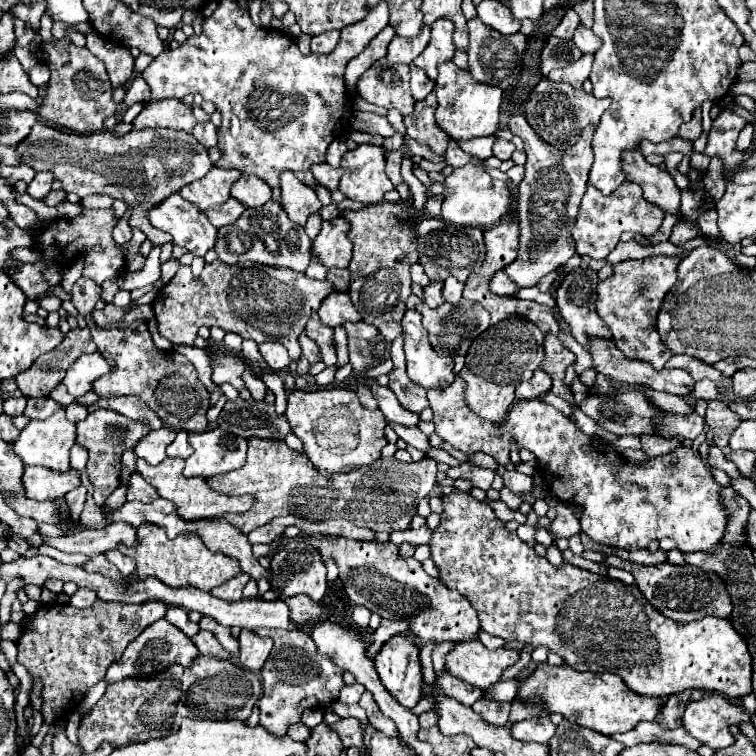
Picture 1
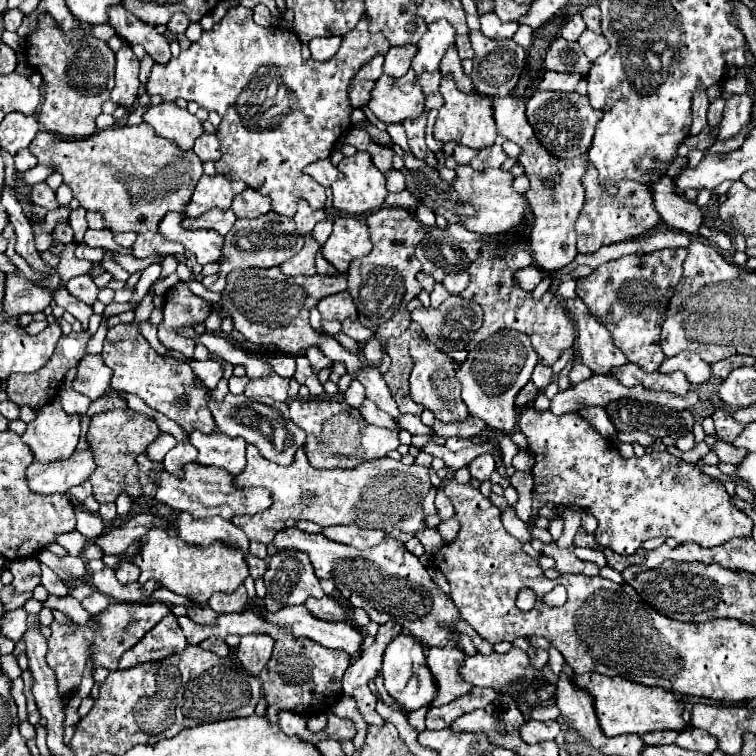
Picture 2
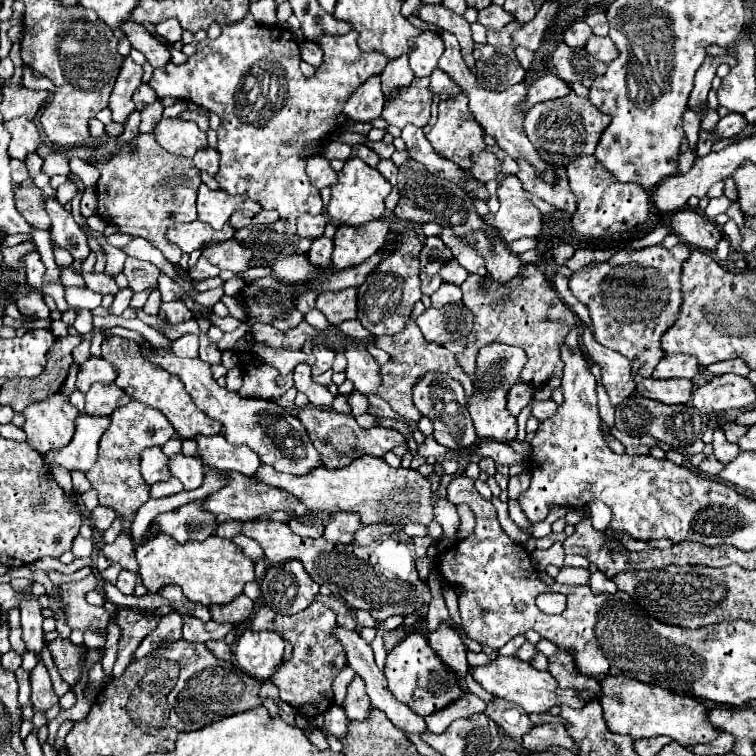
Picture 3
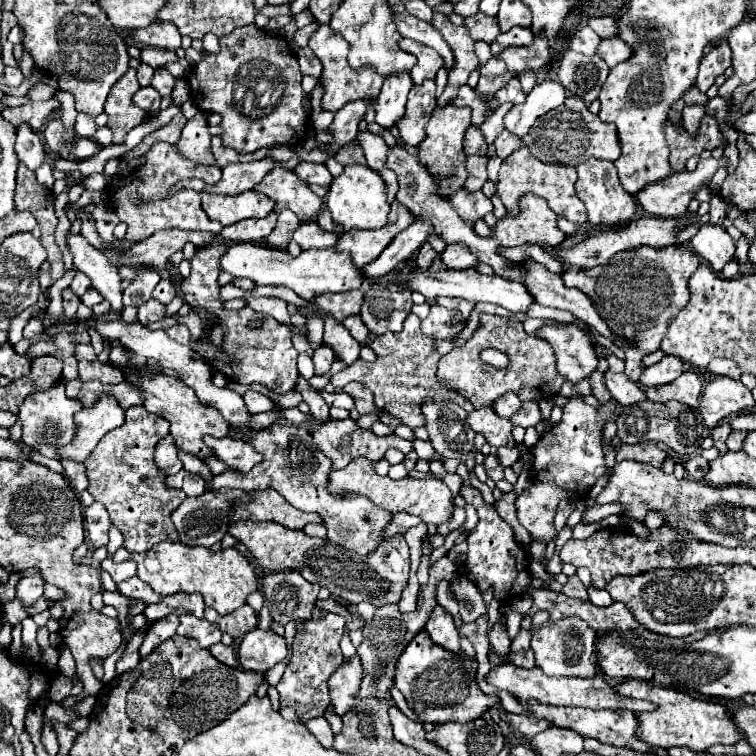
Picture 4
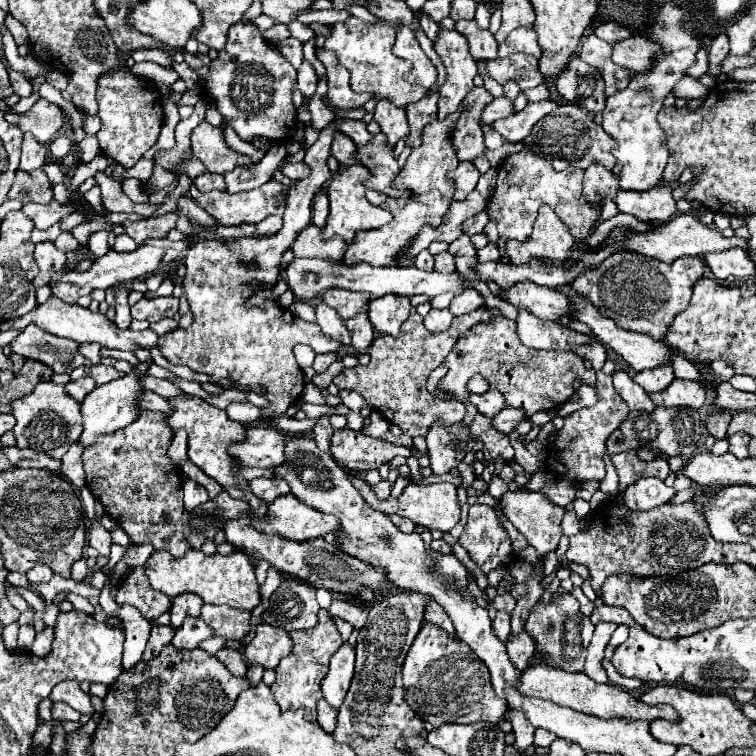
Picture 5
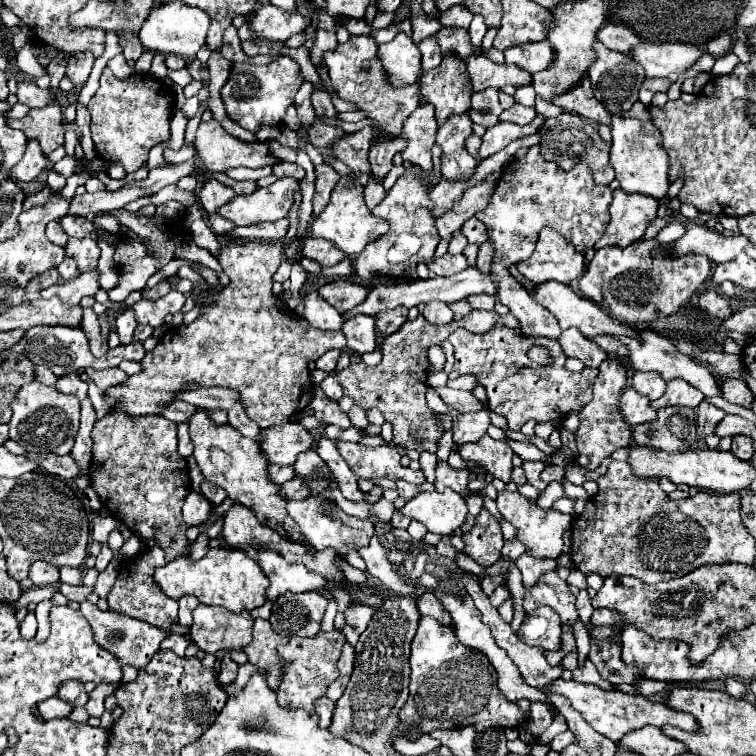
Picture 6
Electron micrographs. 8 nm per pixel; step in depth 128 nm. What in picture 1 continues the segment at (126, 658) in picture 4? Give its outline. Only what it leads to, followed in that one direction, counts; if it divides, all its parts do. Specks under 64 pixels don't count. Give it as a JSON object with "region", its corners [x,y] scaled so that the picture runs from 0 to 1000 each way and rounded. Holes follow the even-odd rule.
{"region":[[[127,794],[119,804],[101,804],[90,796],[79,799],[74,796],[71,802],[53,802],[42,815],[32,820],[32,836],[29,844],[21,849],[24,852],[24,876],[34,881],[40,889],[42,899],[53,897],[56,899],[56,947],[58,958],[74,958],[79,950],[93,947],[101,934],[108,929],[111,918],[116,910],[130,905],[138,894],[140,886],[148,876],[153,876],[167,854],[190,836],[198,825],[212,820],[220,812],[220,799],[212,796],[190,796],[190,799],[156,799],[156,796],[138,796]]]}

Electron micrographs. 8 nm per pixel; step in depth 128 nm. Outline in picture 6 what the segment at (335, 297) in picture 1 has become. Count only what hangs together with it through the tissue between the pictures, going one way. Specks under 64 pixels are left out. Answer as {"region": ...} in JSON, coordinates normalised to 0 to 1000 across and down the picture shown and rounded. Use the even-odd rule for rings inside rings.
{"region":[[[444,370],[444,373],[429,376],[421,386],[434,402],[439,402],[452,415],[463,413],[468,405],[481,399],[487,392],[487,381],[468,376],[463,370]]]}

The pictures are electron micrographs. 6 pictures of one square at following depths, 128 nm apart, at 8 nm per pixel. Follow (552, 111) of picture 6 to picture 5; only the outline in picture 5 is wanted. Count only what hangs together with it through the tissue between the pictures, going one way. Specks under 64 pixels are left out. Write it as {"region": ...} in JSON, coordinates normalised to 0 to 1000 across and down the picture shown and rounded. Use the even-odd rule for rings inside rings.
{"region":[[[716,110],[706,116],[693,119],[692,124],[700,135],[712,135],[729,127],[728,120],[720,110]]]}

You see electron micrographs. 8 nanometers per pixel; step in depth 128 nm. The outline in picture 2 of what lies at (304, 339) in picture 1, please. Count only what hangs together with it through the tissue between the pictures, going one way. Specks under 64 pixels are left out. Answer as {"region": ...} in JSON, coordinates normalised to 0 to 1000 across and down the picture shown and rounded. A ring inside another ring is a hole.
{"region":[[[407,460],[407,463],[402,466],[402,471],[410,476],[415,492],[421,492],[421,489],[426,489],[426,487],[434,487],[434,484],[439,481],[439,476],[431,474],[421,460]]]}

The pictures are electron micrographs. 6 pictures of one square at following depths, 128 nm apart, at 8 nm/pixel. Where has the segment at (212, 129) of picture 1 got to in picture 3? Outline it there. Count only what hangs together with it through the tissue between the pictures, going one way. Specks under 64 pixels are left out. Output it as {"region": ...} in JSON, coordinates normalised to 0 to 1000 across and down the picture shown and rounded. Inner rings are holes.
{"region":[[[278,193],[270,196],[270,198],[265,198],[265,201],[259,201],[259,206],[257,206],[259,222],[262,225],[270,225],[270,228],[275,228],[280,233],[288,228],[288,212],[291,212],[288,198],[283,198]]]}

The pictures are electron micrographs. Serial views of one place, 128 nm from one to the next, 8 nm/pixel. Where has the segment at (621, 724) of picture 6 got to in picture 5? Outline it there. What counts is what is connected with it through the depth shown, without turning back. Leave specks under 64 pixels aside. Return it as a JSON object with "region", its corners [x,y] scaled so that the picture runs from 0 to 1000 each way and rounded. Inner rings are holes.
{"region":[[[725,881],[696,884],[690,889],[690,894],[685,897],[685,915],[693,921],[709,921],[717,926],[728,926],[728,929],[735,929],[741,934],[749,934],[749,937],[757,937],[757,939],[765,939],[765,942],[772,942],[780,947],[791,947],[791,950],[823,947],[831,952],[857,952],[857,955],[862,955],[868,950],[897,952],[894,950],[897,944],[886,934],[852,931],[812,905],[791,905],[775,892],[757,892],[757,889],[746,889],[741,884],[725,884]]]}

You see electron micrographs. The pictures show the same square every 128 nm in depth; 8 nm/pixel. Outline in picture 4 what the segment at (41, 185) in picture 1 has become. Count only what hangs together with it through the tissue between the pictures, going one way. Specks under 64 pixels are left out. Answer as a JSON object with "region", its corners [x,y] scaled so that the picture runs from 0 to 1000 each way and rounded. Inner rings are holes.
{"region":[[[87,310],[87,325],[98,339],[98,349],[122,370],[124,381],[138,392],[138,397],[146,399],[151,410],[161,410],[161,381],[159,381],[159,365],[153,360],[153,352],[146,349],[146,344],[130,333],[108,310]]]}

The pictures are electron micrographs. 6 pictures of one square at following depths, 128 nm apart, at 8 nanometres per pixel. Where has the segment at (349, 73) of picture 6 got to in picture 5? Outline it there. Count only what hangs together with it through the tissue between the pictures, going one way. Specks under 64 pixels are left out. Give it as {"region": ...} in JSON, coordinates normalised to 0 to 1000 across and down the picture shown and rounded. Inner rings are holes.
{"region":[[[460,24],[458,29],[444,29],[437,34],[437,45],[429,56],[431,66],[439,66],[447,71],[450,85],[460,90],[466,98],[463,111],[468,122],[495,122],[497,130],[516,130],[524,140],[537,143],[542,135],[553,135],[563,127],[563,116],[545,114],[534,106],[534,98],[540,95],[542,85],[540,79],[529,79],[519,69],[519,53],[524,48],[524,37],[513,34],[508,29],[500,32],[484,32],[479,26]]]}

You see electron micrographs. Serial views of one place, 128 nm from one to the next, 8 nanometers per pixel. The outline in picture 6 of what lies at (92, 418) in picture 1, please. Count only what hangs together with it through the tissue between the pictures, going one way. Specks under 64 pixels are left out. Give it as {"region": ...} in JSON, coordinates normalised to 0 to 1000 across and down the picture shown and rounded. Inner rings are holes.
{"region":[[[161,540],[146,542],[122,566],[122,611],[116,632],[130,651],[138,672],[161,693],[167,693],[183,712],[204,712],[220,730],[220,743],[251,733],[251,717],[246,712],[246,693],[241,688],[241,664],[251,648],[251,632],[246,630],[243,611],[233,598],[233,561],[217,550],[167,550]]]}

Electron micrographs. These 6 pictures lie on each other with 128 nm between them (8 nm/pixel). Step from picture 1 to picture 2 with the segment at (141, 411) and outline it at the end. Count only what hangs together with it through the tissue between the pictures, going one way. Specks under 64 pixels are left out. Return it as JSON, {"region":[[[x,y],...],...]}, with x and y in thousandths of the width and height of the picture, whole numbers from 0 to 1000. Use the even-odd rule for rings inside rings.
{"region":[[[146,519],[146,521],[138,521],[132,524],[130,529],[124,529],[116,540],[116,550],[124,550],[130,545],[140,545],[140,542],[169,542],[169,534],[161,524],[156,524],[153,519]]]}

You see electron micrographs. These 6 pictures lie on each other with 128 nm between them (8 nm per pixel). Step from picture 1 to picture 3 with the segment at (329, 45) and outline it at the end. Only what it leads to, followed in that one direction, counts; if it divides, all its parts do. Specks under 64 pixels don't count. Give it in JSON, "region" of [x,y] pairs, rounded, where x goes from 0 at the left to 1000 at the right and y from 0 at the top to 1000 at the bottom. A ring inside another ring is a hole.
{"region":[[[402,53],[402,56],[397,58],[397,69],[399,69],[399,79],[402,79],[402,82],[413,85],[415,90],[423,87],[426,74],[429,74],[423,58],[418,58],[418,56],[413,56],[413,53]]]}

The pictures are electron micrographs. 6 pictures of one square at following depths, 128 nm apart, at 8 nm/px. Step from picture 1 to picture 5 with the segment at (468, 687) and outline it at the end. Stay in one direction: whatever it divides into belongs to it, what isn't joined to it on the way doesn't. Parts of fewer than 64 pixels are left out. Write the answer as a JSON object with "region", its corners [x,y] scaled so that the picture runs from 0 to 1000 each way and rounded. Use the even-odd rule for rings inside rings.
{"region":[[[571,794],[571,796],[566,796],[563,810],[561,810],[561,817],[563,817],[563,823],[577,825],[579,831],[585,831],[593,841],[603,844],[603,833],[601,833],[598,820],[593,820],[593,812],[587,810],[587,804],[582,804],[582,799],[577,799],[574,794]]]}

